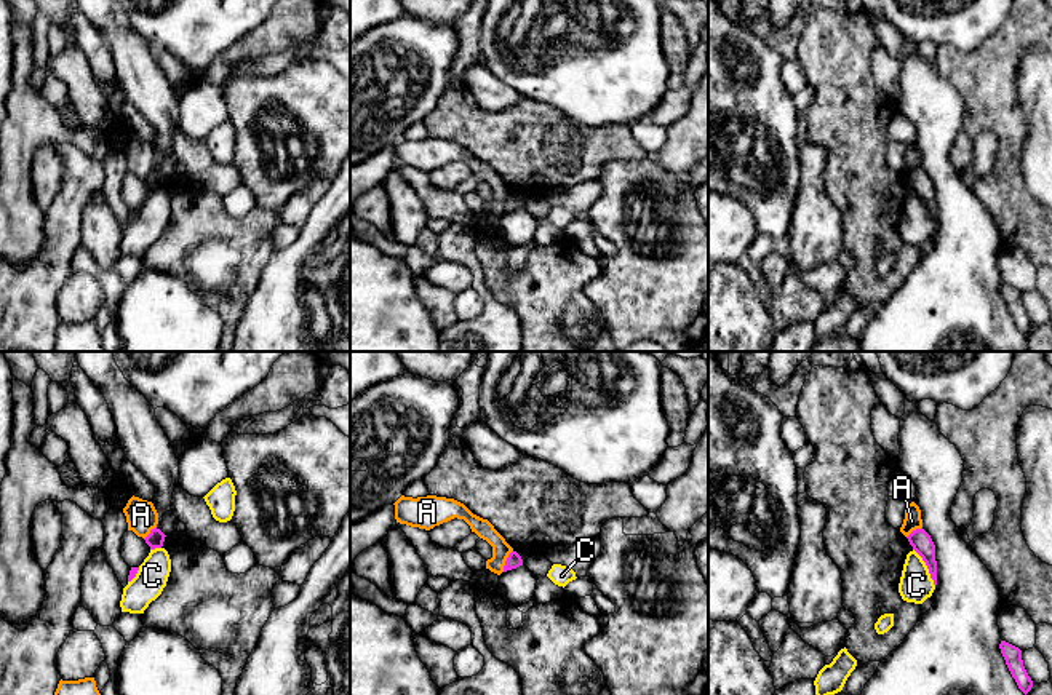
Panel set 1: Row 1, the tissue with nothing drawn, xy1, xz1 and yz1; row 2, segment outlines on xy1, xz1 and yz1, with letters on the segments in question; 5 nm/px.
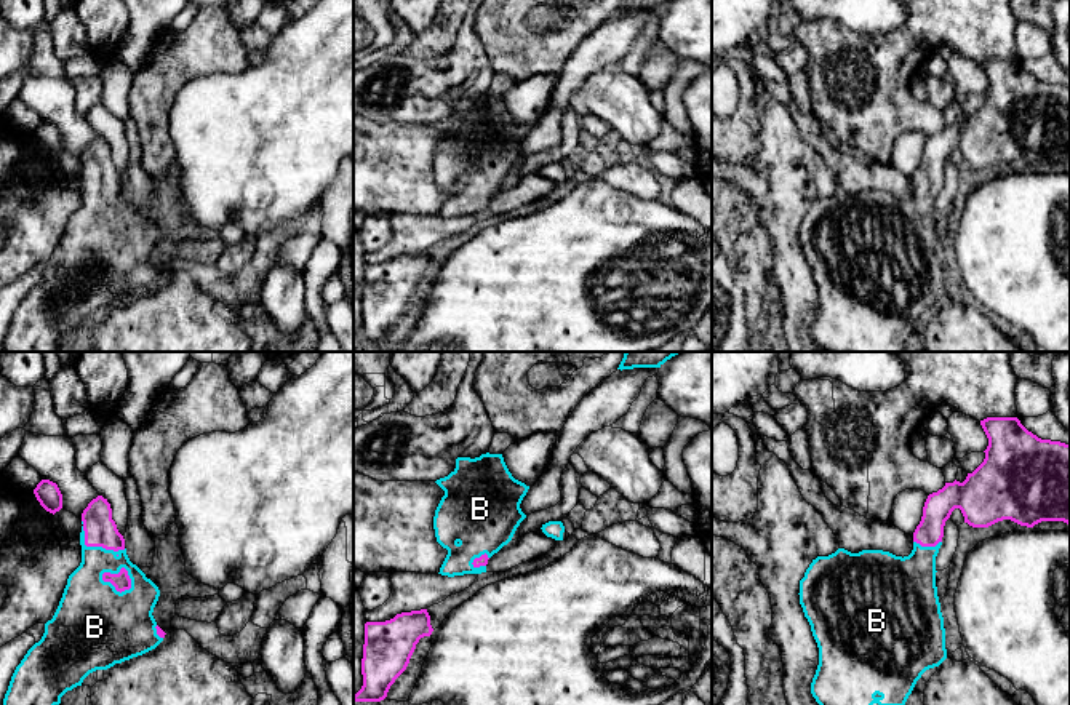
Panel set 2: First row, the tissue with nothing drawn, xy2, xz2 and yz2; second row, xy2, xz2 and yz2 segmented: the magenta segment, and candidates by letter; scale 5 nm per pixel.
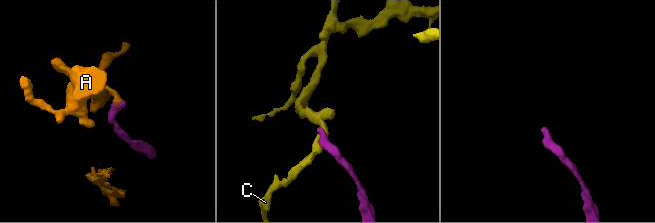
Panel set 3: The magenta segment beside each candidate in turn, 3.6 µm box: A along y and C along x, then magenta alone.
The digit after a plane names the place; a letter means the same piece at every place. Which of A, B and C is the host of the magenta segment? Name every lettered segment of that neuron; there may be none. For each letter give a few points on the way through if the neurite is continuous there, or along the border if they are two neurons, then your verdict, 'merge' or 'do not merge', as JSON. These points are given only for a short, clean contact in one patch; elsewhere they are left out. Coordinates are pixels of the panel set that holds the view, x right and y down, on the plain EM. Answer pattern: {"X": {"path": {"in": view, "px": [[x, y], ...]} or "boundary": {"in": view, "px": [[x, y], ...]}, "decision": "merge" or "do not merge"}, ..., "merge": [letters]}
{"A": {"boundary": {"in": "xz1", "px": [[512, 192], [502, 213]]}, "decision": "do not merge"}, "B": {"decision": "merge"}, "C": {"boundary": {"in": "yz1", "px": [[913, 190], [924, 205], [934, 227]]}, "decision": "do not merge"}, "merge": ["B"]}

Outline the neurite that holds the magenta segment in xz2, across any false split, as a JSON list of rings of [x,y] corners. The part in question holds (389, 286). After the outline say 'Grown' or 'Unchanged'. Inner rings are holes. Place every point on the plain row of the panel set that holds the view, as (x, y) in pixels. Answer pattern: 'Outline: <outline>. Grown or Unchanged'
Outline: [[[427,251],[397,256],[385,264],[365,265],[363,328],[353,344],[381,344],[406,312],[421,280],[433,273]]]. Unchanged

